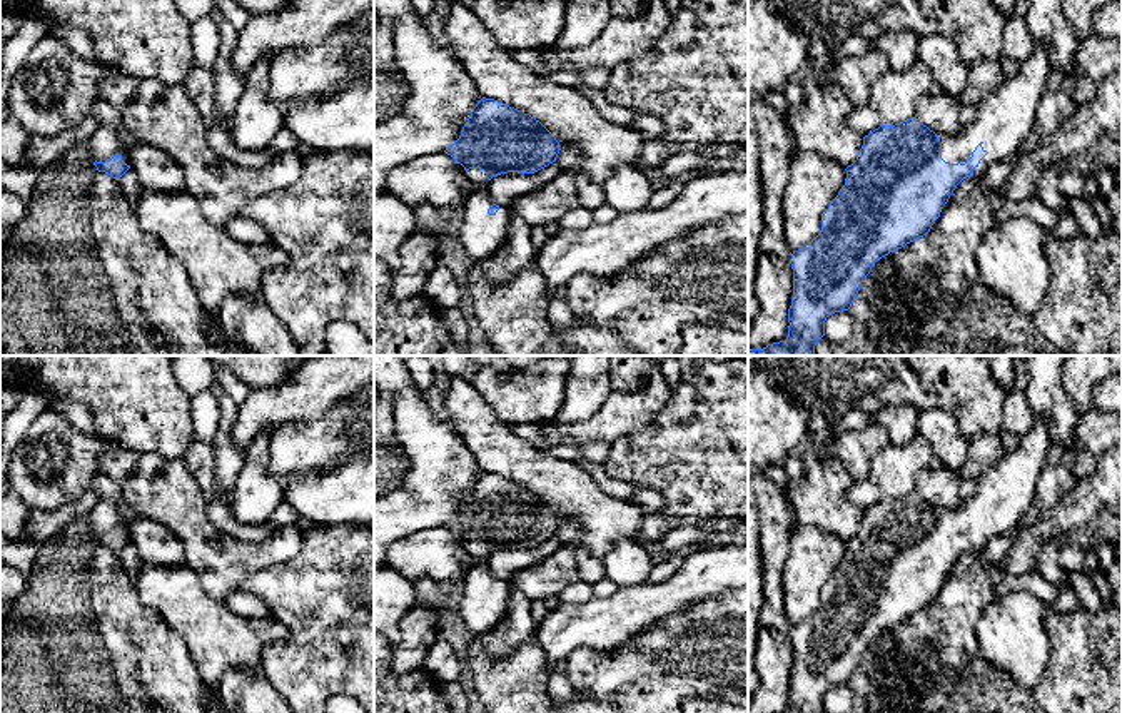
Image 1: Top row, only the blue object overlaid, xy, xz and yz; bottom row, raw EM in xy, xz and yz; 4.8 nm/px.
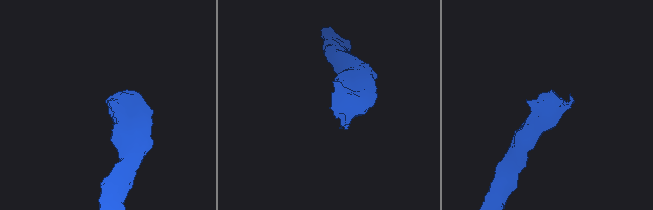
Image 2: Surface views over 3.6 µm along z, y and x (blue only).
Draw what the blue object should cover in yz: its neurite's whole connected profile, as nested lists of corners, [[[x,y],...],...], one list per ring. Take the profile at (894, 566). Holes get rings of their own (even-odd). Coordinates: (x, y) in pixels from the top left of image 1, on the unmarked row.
[[[1035,421],[1018,446],[978,478],[977,493],[957,509],[935,508],[912,491],[880,499],[863,511],[857,534],[845,543],[845,559],[823,588],[820,608],[791,628],[793,671],[786,713],[821,713],[826,691],[852,681],[877,635],[927,609],[963,553],[983,548],[1020,523],[1035,504],[1049,448],[1049,426]]]

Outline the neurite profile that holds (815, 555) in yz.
[[[818,528],[791,533],[783,568],[783,606],[791,625],[810,618],[821,604],[823,588],[845,559],[845,541]]]

